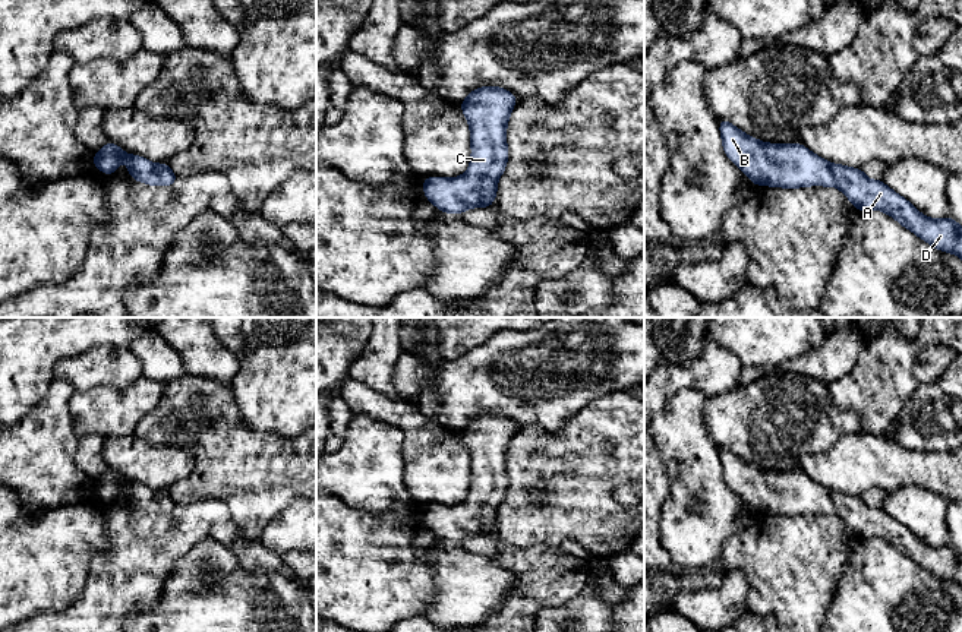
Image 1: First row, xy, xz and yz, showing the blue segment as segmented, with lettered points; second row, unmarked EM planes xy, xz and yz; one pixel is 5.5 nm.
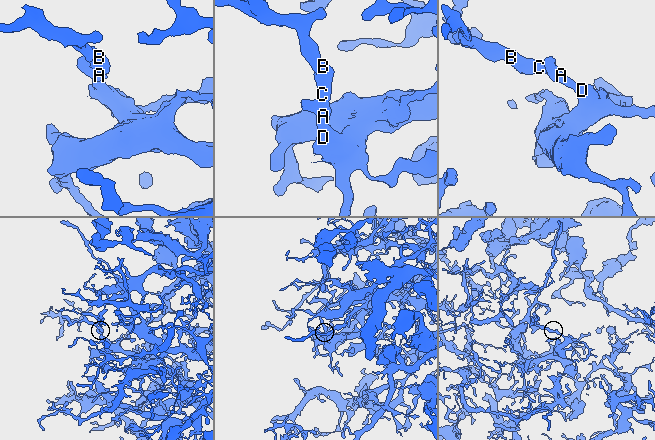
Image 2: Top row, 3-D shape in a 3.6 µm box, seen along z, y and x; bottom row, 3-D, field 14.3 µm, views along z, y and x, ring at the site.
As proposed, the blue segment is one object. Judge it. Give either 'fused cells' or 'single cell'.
single cell

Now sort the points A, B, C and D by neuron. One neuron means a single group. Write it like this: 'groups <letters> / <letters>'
groups A B C D

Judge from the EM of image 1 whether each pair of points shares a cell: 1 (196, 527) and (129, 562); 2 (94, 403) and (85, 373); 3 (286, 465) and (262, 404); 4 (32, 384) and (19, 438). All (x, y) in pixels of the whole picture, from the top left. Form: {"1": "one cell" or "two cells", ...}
{"1": "one cell", "2": "two cells", "3": "two cells", "4": "two cells"}

